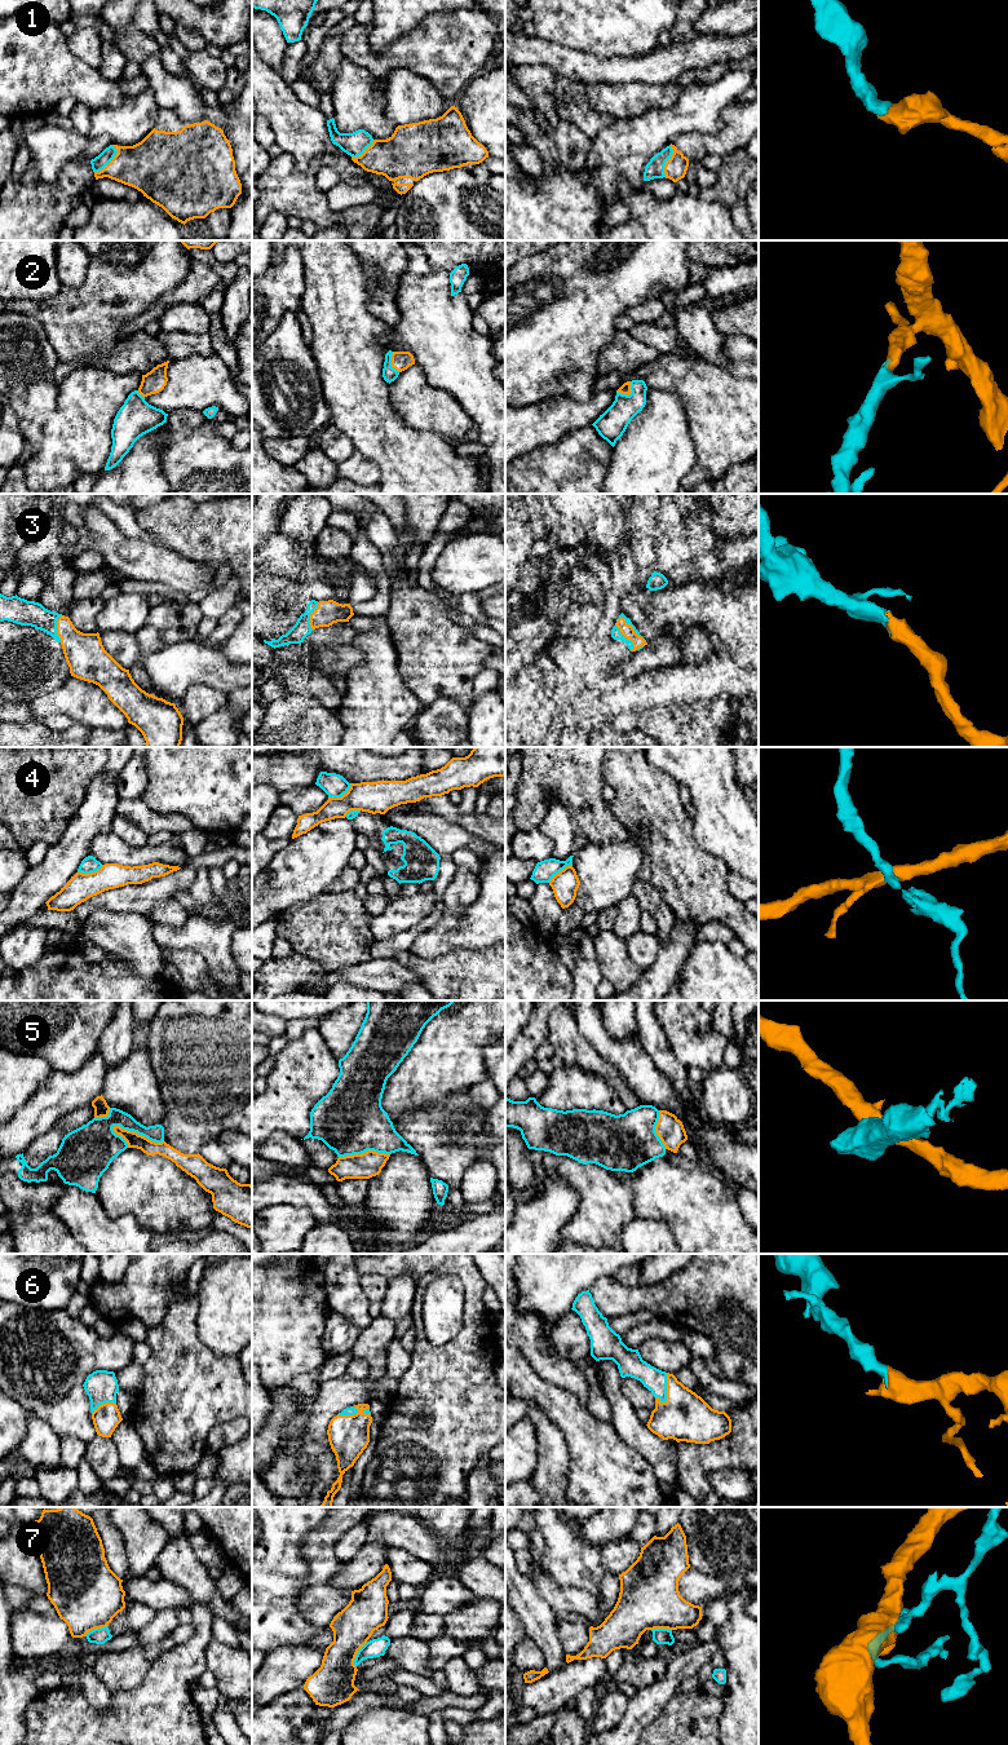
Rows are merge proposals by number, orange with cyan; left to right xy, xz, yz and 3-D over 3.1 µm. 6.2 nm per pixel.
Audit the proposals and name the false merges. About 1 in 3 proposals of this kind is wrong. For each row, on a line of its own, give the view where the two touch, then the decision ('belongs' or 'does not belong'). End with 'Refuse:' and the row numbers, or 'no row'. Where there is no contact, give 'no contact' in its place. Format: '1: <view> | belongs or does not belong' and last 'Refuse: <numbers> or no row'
1: xy | belongs
2: yz | belongs
3: yz | belongs
4: xz | does not belong
5: xy | does not belong
6: yz | belongs
7: xz | does not belong
Refuse: 4, 5, 7

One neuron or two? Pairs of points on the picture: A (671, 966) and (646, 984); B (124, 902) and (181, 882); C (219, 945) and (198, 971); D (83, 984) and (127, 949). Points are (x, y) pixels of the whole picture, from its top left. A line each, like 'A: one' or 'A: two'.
A: one
B: one
C: two
D: two

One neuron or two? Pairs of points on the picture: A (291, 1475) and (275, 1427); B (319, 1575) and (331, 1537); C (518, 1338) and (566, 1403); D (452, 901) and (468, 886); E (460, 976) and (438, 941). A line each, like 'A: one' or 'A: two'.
A: two
B: one
C: two
D: one
E: two

